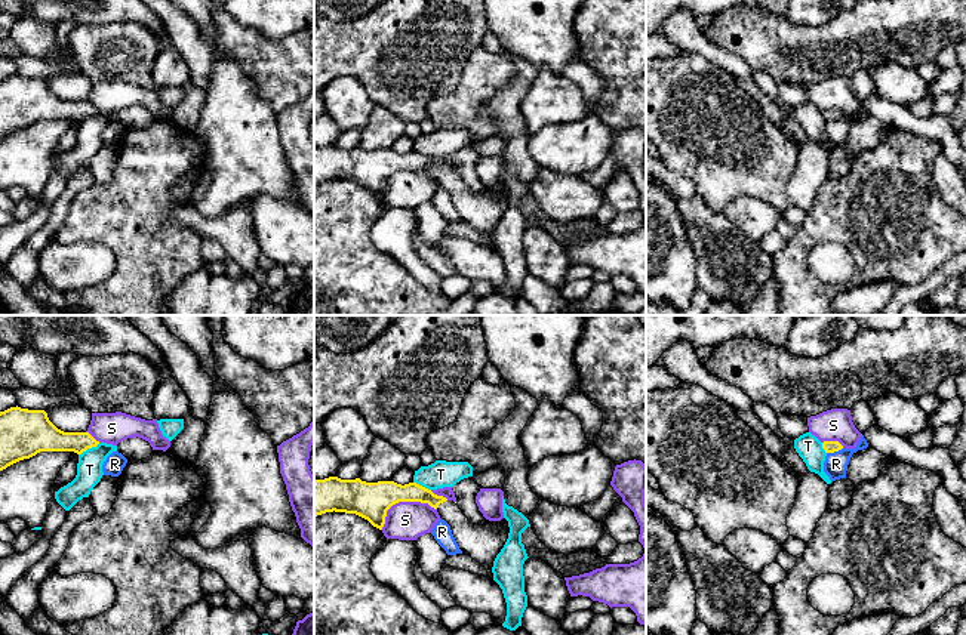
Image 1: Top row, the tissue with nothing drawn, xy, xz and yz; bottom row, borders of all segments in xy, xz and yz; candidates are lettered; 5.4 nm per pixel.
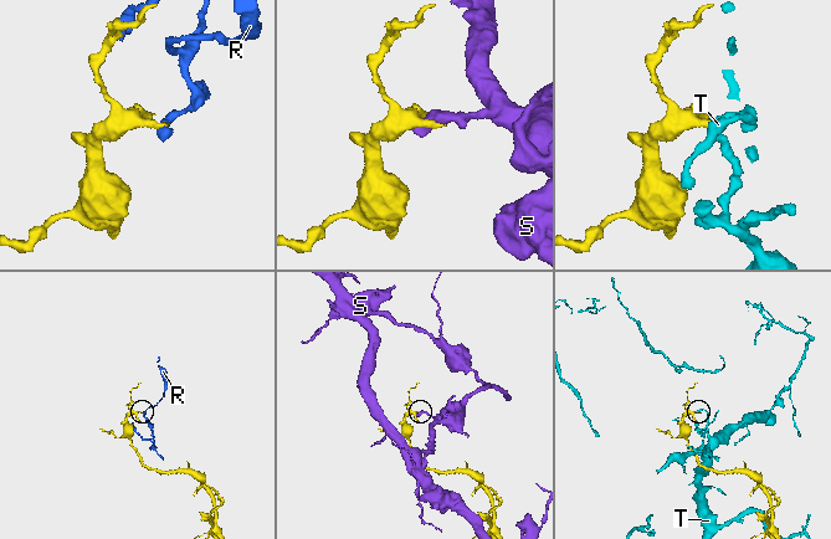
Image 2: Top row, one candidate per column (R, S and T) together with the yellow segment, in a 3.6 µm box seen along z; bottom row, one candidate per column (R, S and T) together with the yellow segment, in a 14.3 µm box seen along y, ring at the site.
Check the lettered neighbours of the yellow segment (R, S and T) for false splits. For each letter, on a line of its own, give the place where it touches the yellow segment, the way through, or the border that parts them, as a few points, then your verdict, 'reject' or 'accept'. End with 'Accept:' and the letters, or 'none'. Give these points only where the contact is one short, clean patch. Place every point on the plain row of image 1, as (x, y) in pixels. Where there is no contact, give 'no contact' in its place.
R: meets yellow in yz at (834, 119); border along yz (843, 116), (827, 122); reject
S: meets yellow in xz at (402, 169); border along xz (436, 178), (420, 170), (396, 170), (387, 179), (381, 197); reject
T: meets yellow in xy at (89, 116); reject
Accept: none

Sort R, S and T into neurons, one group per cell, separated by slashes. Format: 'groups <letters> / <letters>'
groups R / S / T

